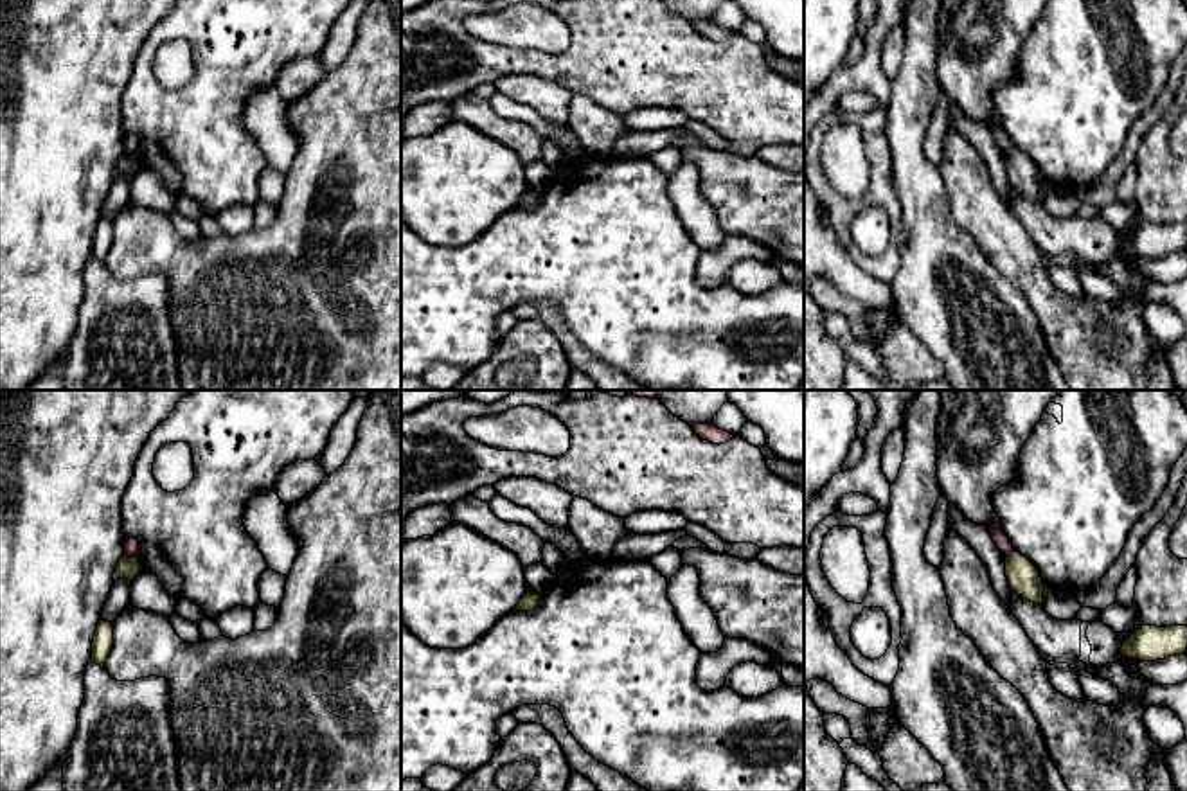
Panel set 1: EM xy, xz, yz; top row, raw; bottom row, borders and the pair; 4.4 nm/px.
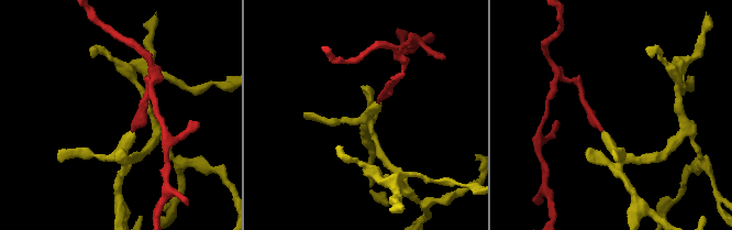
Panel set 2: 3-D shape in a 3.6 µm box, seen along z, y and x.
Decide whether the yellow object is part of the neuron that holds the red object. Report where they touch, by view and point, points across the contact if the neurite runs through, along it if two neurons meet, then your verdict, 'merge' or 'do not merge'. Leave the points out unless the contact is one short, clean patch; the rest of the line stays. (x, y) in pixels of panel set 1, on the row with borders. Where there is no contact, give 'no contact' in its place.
meets red in xy at (132, 556); border along xy (124, 552), (137, 558); do not merge

